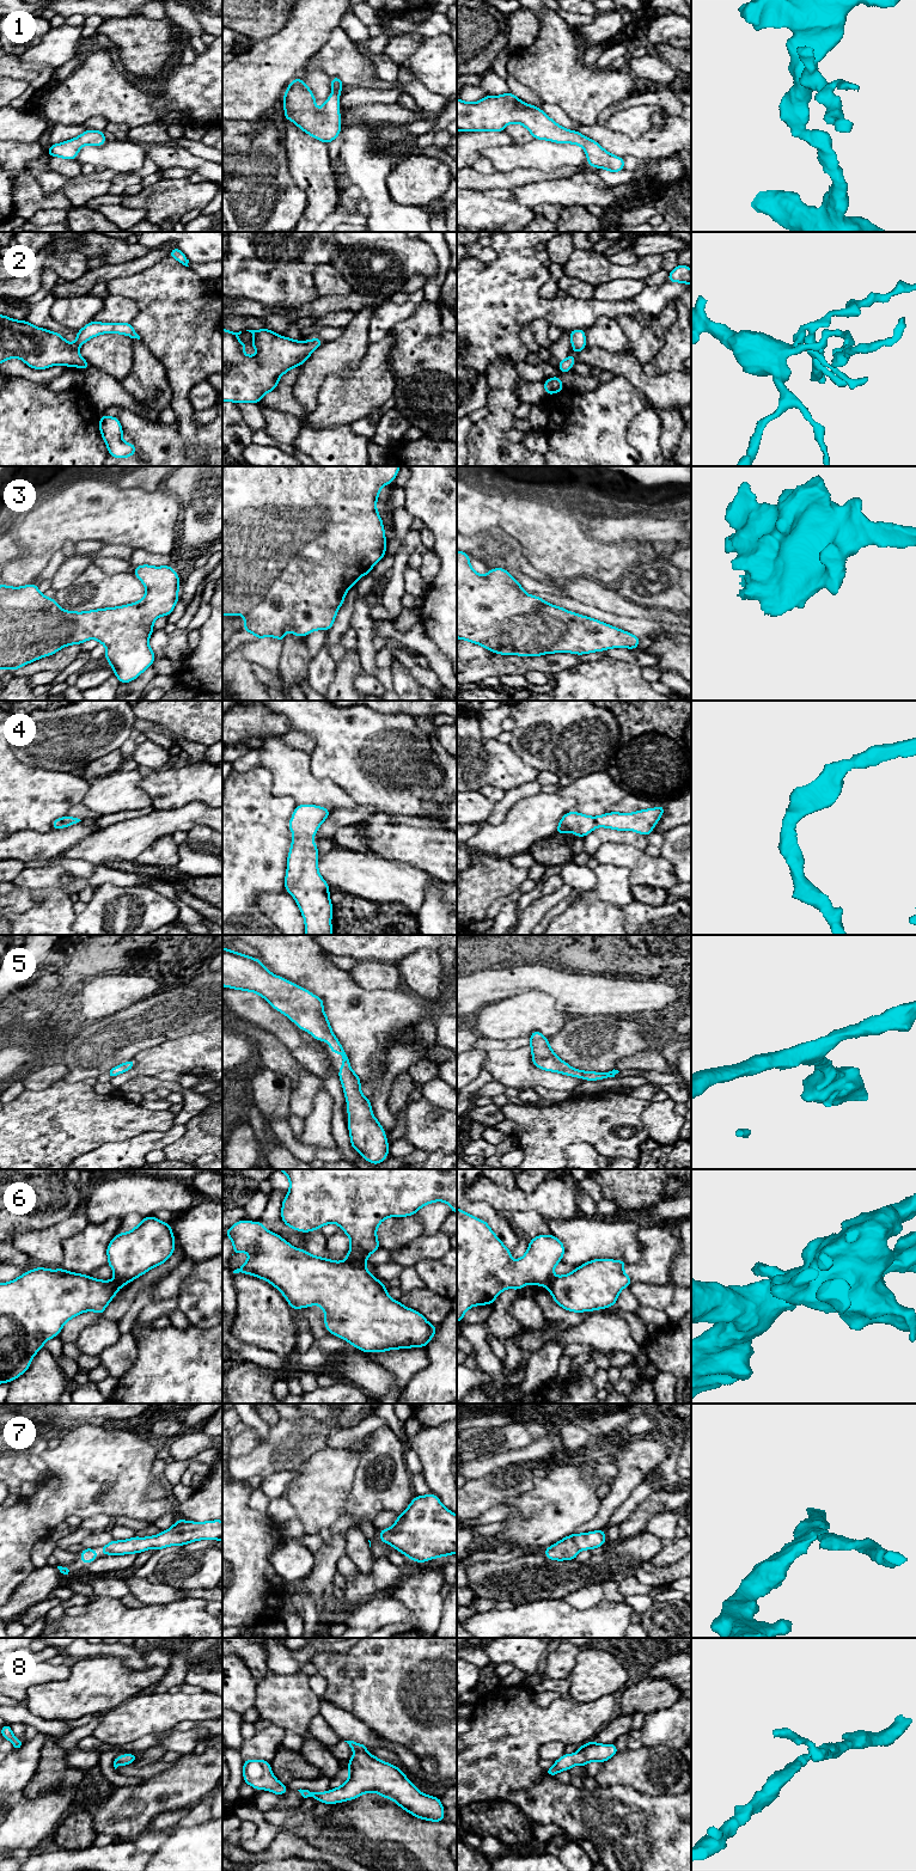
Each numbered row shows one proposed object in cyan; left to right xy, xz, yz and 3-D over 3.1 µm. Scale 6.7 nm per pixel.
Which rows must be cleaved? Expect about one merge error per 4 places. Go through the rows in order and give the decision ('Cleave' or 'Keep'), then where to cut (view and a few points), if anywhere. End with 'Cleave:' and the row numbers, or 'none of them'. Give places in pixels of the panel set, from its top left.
1: Keep. No split
2: Keep. No split
3: Keep. No split
4: Keep. No split
5: Keep. No split
6: Cleave. Split along xz (346, 1258), (365, 1266)
7: Keep. No split
8: Keep. No split
Cleave: 6

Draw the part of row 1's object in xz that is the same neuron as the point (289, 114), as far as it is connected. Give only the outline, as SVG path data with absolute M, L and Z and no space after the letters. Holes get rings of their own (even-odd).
M297 77L283 94L283 118L293 121L303 132L329 145L341 134L340 93L343 86L338 77L332 77L332 92L322 109L317 110L313 92Z

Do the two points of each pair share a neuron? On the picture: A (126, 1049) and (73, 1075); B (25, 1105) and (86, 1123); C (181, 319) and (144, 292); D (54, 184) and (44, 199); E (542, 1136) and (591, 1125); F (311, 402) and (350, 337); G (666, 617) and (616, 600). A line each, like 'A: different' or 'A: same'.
A: same
B: same
C: same
D: different
E: same
F: same
G: same

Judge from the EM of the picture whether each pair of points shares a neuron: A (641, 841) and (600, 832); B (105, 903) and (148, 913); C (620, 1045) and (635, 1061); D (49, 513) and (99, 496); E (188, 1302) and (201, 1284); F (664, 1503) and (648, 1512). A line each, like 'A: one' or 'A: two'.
A: one
B: one
C: two
D: one
E: one
F: one

